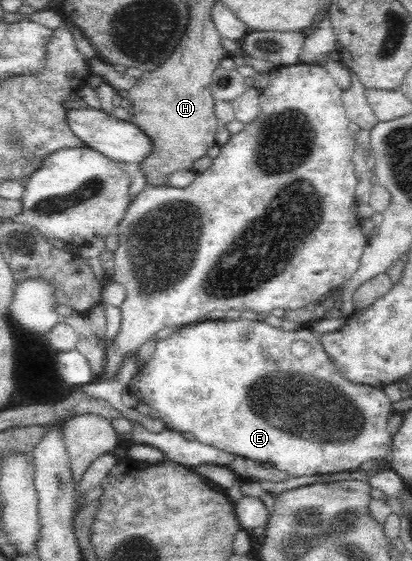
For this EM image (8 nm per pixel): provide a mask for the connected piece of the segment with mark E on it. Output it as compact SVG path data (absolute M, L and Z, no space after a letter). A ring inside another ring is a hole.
M241 317L233 321L209 319L209 321L201 321L201 323L194 323L193 325L187 324L165 339L157 341L152 357L145 362L143 369L140 369L131 378L127 390L133 393L138 400L155 409L159 413L159 419L166 423L167 429L179 433L191 433L191 435L195 435L195 440L211 447L240 455L242 458L247 457L247 459L253 459L253 461L269 463L271 467L276 467L279 471L287 473L288 477L358 470L363 461L384 458L387 451L389 451L388 445L392 437L387 431L387 421L389 421L389 416L395 413L392 407L393 402L380 387L357 384L345 379L341 372L337 370L333 361L329 359L323 344L319 342L318 335L310 327L285 331L281 327L267 325L263 320L247 321L247 319ZM297 340L306 341L311 345L310 353L304 358L297 358L290 350L291 344Z

